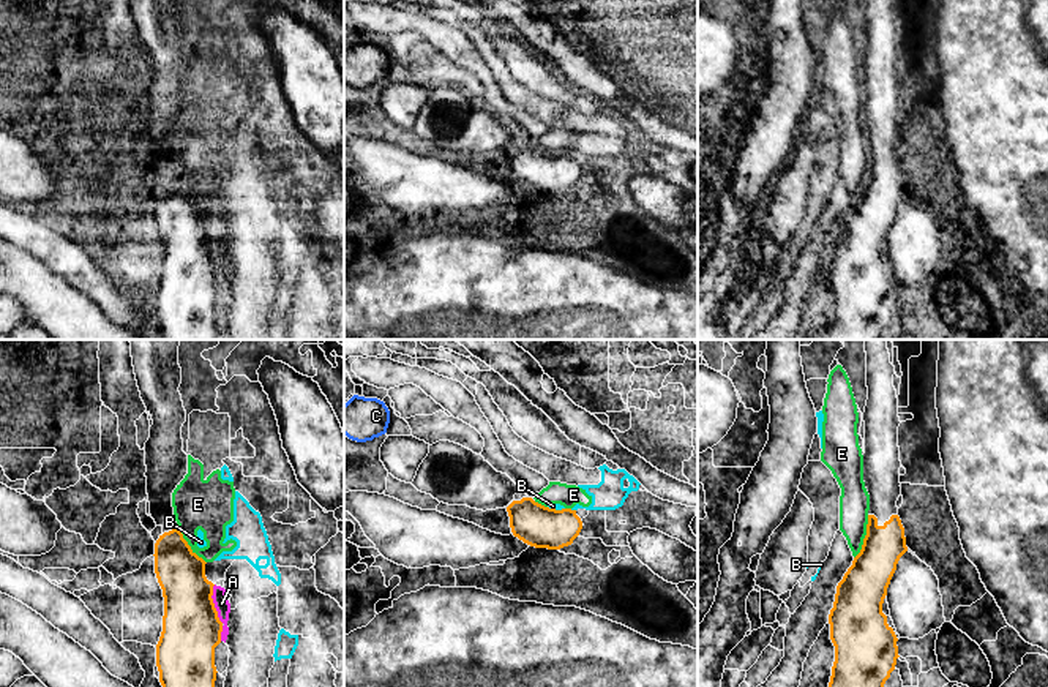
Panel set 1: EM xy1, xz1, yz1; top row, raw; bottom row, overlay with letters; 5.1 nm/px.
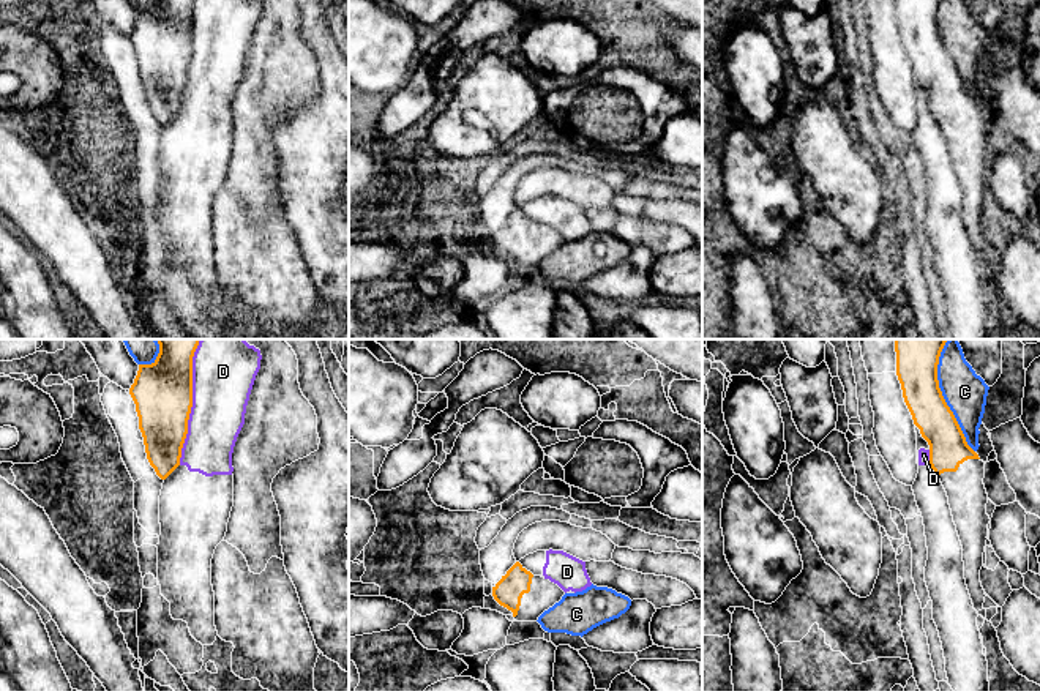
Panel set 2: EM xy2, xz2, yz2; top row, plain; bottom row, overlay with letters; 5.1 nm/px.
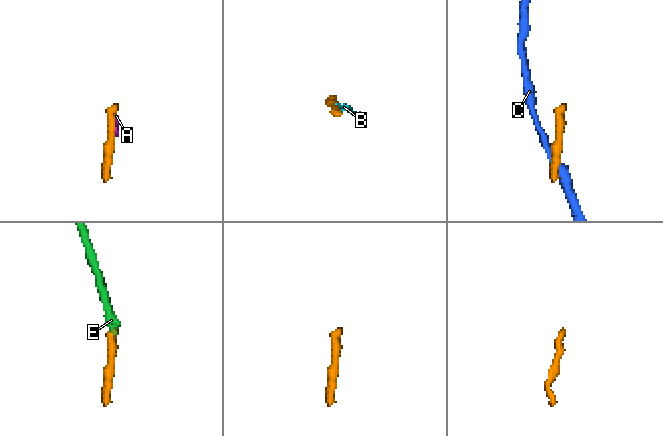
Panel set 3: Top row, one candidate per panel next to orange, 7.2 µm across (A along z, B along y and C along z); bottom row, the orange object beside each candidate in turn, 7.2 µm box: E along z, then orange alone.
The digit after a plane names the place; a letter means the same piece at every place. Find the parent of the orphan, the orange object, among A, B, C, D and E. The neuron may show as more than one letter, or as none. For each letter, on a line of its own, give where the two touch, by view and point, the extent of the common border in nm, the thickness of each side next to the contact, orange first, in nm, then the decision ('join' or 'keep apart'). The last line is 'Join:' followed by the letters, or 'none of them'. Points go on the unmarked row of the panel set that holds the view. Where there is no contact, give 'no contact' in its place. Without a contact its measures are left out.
A: contact xy1 (213, 250); length 200 nm; calibres 300 and 80 nm; keep apart
B: contact xz1 (573, 157); length 30 nm; calibres 220 and 160 nm; keep apart
C: contact yz2 (946, 49); length 550 nm; calibres 200 and 220 nm; keep apart
D: contact xy2 (190, 56); length 550 nm; calibres 300 and 300 nm; keep apart
E: contact yz1 (865, 183); length 240 nm; calibres 240 and 160 nm; keep apart
Join: none of them

